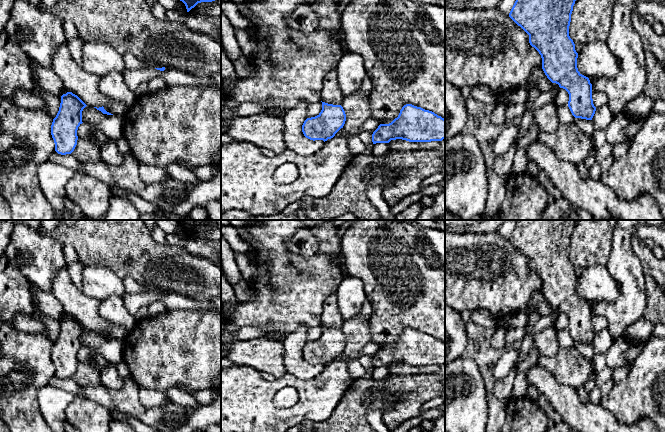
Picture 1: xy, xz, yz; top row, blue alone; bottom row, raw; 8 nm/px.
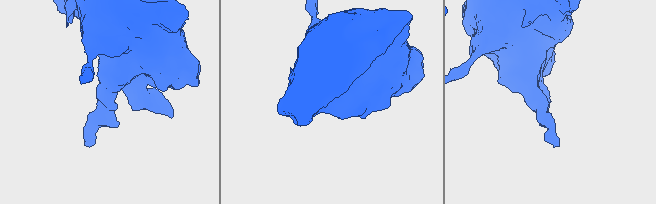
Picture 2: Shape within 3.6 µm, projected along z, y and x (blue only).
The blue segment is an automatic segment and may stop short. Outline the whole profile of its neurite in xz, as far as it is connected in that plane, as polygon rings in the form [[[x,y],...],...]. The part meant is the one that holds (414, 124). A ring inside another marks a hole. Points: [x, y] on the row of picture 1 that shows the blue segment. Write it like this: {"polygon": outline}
{"polygon": [[[406,104],[397,118],[389,124],[380,124],[372,134],[372,142],[389,143],[391,140],[402,139],[409,142],[431,142],[445,139],[445,119],[432,111],[412,104]]]}

